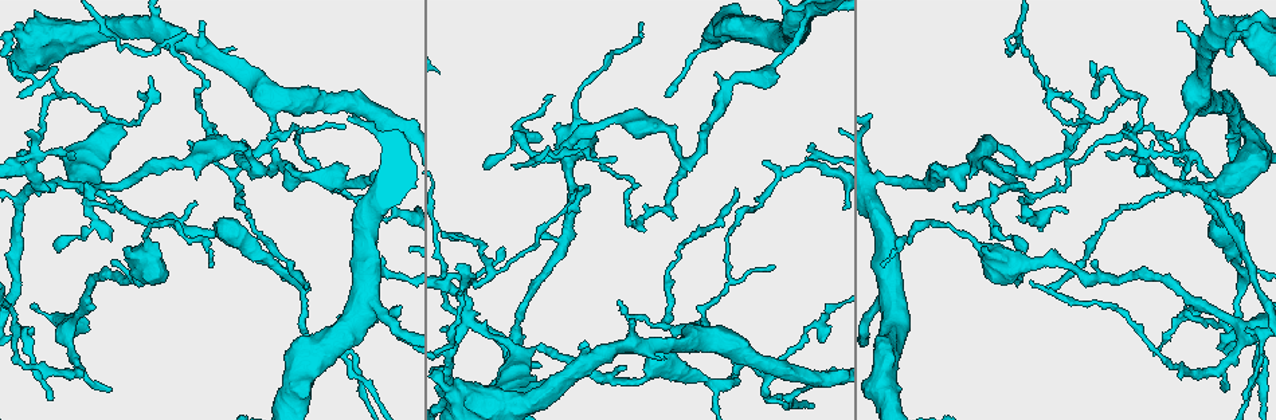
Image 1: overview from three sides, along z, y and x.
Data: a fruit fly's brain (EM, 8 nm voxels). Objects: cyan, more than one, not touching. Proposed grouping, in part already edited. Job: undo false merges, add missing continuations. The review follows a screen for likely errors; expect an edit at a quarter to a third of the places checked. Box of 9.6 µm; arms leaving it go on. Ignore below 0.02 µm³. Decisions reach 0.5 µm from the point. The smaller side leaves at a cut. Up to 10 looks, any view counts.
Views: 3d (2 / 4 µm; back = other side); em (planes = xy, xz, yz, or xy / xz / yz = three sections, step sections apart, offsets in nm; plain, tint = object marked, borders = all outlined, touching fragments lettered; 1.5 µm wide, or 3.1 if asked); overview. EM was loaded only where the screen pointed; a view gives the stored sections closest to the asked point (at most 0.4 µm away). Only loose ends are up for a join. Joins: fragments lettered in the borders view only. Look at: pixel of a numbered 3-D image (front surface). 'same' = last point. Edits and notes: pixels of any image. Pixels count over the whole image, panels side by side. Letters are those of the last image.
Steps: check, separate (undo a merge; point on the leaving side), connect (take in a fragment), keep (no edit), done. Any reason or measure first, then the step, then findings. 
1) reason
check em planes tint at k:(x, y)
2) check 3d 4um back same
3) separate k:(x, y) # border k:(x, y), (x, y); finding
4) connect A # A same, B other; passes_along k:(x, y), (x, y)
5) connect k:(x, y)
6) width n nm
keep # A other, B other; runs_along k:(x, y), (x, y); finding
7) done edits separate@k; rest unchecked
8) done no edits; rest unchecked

a fork
check em xz step 8 plain at 1:(258, 170)

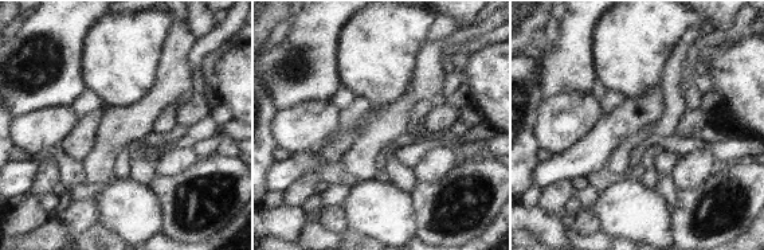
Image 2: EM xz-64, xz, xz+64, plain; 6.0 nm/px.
see the neighbours
check em xz step 8 borders same

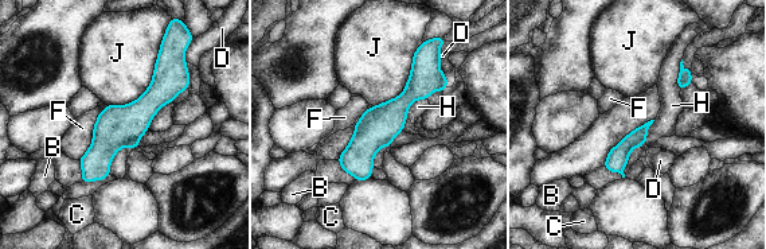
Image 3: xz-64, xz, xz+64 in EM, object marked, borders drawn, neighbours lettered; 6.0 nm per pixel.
longest_contact J 500 nm
keep # B other, C other, D other, F other, H other, J other; border 3:(160, 43), (147, 89), (106, 105); one neuron here

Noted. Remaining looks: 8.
thin end
check 3d 2um at 1:(1107, 155)

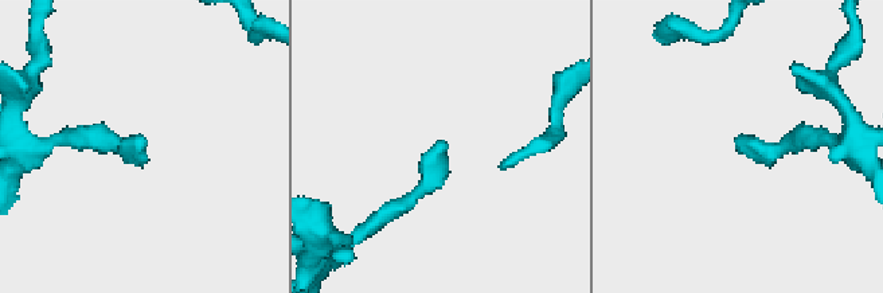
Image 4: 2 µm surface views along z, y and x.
shape alone is not enough
check em planes borders at 4:(143, 138)

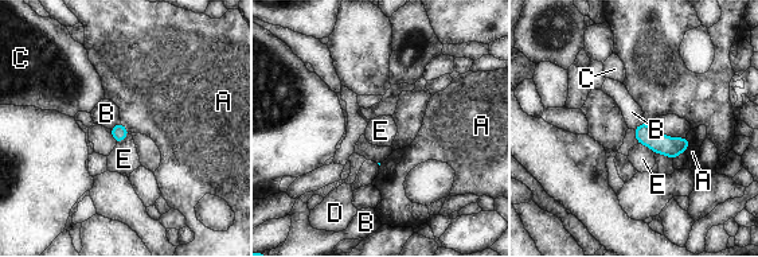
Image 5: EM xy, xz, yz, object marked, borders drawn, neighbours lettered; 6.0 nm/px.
keep # A other, B other, C other, D other, E other; border 5:(120, 123), (129, 131); none of them fits

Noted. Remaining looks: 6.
an open end
check em planes plain at 1:(17, 97)

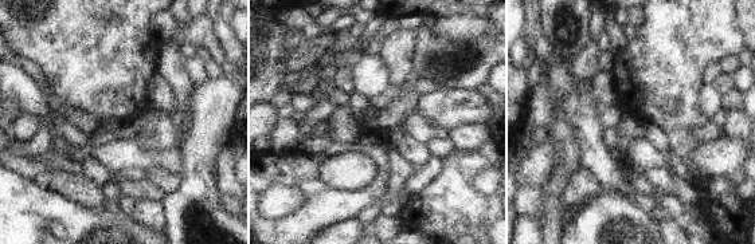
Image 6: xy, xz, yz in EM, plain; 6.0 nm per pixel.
check em planes borders same

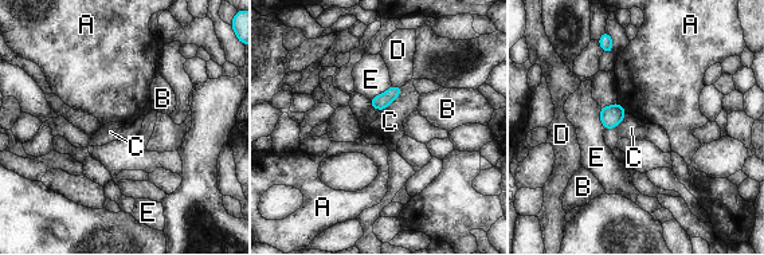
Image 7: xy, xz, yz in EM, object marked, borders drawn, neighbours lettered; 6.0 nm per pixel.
keep # A other, B other, C other, D other, E other; border 7:(599, 106), (599, 121), (606, 129); none of them fits

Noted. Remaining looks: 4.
free end
check em planes borders at 1:(545, 234)

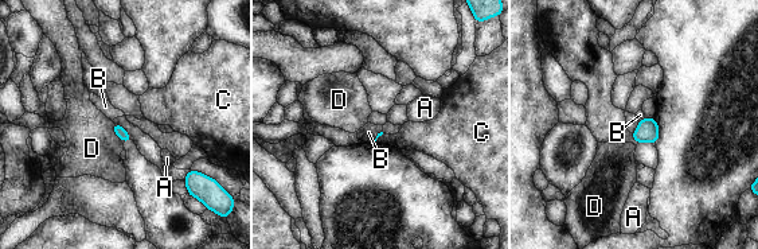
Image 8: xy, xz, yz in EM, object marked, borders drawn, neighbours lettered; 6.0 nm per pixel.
keep # A other, B other, C other, D other; border 8:(112, 123), (112, 129), (124, 141); no lettered fragment goes on from it

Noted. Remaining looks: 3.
done no edits; rest unchecked

